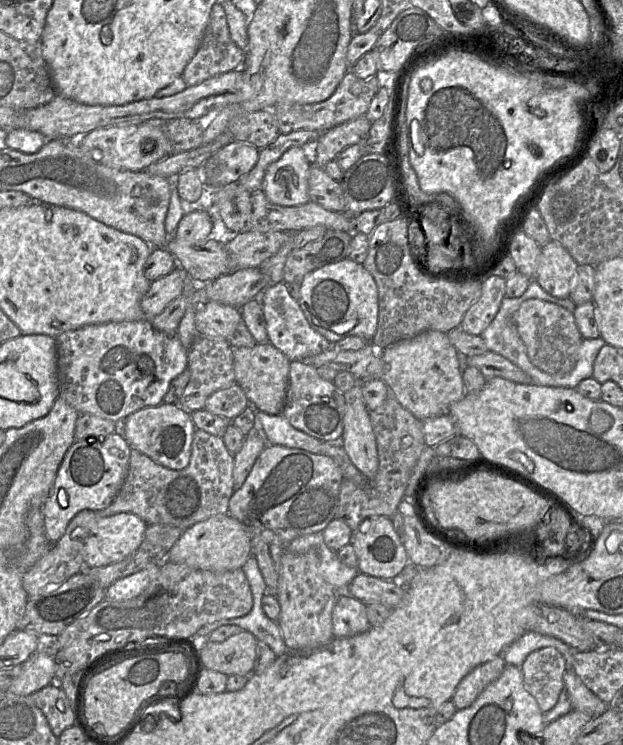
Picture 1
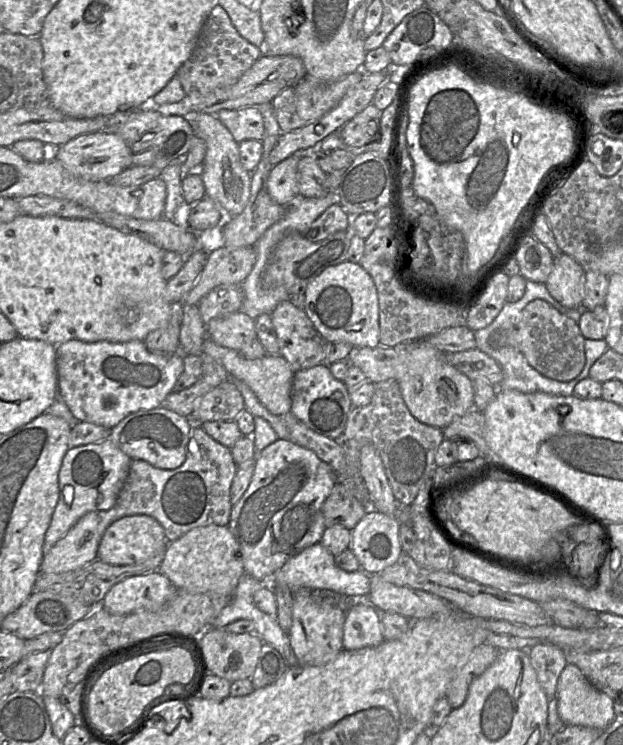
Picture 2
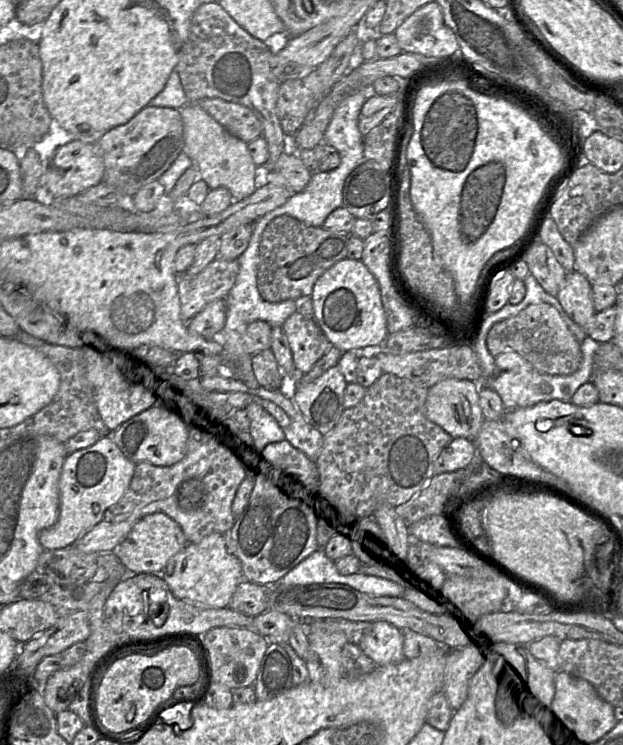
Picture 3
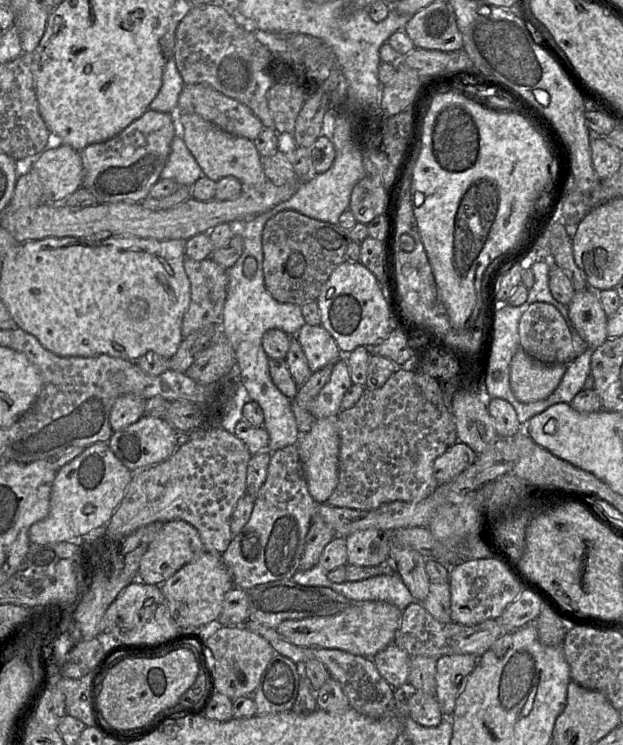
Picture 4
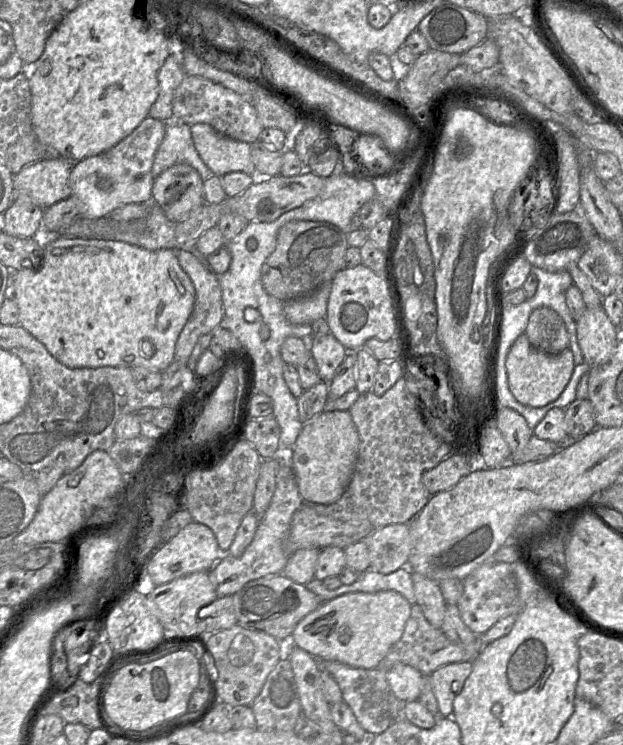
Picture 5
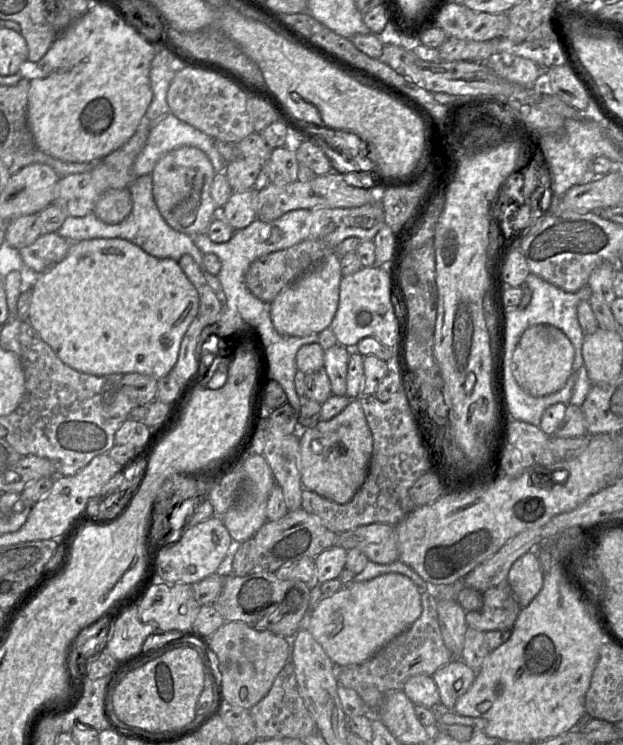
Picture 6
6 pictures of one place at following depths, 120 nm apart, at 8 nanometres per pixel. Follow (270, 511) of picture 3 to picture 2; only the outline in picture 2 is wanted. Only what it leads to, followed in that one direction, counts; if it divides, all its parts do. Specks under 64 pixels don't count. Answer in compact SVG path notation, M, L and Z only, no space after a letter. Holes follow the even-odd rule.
M278 439L272 444L268 445L266 448L264 448L261 452L259 452L257 454L256 466L251 482L243 496L240 498L240 500L236 504L232 505L230 520L227 525L230 532L233 534L233 536L239 543L244 572L259 581L270 581L275 575L275 573L283 567L287 560L297 555L305 548L319 543L326 528L324 522L324 515L322 511L323 504L328 498L328 496L331 494L336 483L337 473L328 463L320 459L314 451L303 446L297 445L291 442L290 440Z

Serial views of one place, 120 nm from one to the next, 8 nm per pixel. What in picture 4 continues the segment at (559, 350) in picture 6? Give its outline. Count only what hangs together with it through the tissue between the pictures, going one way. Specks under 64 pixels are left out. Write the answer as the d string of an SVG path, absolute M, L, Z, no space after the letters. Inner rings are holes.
M520 346L510 363L510 386L515 398L523 403L536 402L548 398L558 387L567 365L543 364L530 357Z

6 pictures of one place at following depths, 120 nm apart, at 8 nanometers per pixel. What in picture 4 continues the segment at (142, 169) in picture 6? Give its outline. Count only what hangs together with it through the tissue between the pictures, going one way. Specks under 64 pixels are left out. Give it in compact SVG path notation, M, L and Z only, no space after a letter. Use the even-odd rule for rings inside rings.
M176 135L171 143L171 151L160 179L171 179L179 186L192 187L202 177L203 171L186 146L181 135Z

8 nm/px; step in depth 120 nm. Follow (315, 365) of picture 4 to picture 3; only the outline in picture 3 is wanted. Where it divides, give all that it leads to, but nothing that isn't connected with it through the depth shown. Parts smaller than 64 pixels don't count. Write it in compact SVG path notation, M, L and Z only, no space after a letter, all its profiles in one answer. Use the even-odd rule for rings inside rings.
M297 311L286 319L282 328L298 375L310 372L333 346L314 319L308 319Z

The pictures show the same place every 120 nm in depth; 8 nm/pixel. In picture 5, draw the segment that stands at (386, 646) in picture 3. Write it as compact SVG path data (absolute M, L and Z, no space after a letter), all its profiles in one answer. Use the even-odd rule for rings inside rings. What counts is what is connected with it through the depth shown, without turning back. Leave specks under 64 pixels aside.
M397 663L385 672L385 676L393 694L402 704L418 700L423 687L423 675L420 671Z

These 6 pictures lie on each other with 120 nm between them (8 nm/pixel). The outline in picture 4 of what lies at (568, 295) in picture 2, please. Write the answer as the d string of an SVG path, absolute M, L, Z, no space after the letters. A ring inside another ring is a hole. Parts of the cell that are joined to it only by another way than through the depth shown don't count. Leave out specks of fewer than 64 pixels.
M588 288L575 292L567 305L568 315L588 347L596 349L607 339L607 321L598 292Z

